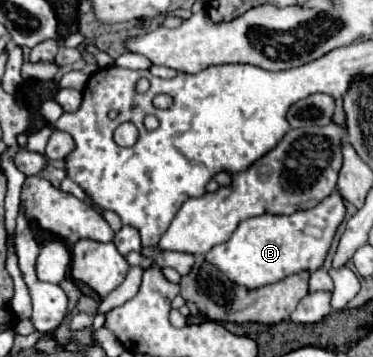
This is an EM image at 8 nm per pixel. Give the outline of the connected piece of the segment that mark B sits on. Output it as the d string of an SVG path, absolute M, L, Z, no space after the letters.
M330 194L318 206L296 212L292 216L262 214L240 222L234 236L224 244L214 246L204 256L204 260L214 264L230 282L242 288L260 288L266 284L274 284L304 270L314 272L322 266L334 240L336 228L344 220L344 214L346 208L340 194Z

